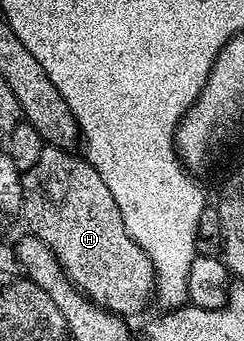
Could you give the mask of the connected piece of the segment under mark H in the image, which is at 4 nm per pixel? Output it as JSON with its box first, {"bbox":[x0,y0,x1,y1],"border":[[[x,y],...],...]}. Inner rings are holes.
{"bbox":[20,146,156,318],"border":[[[53,146],[43,147],[40,159],[37,160],[36,166],[32,166],[27,172],[22,173],[22,210],[20,213],[21,219],[26,219],[26,224],[31,233],[39,236],[45,244],[50,247],[52,254],[56,254],[56,258],[60,262],[60,266],[66,272],[66,277],[71,280],[74,287],[86,296],[89,300],[99,304],[101,308],[105,308],[107,312],[114,313],[115,316],[123,318],[131,318],[137,312],[142,312],[146,308],[146,303],[152,300],[156,292],[156,281],[154,278],[154,267],[152,262],[144,250],[140,250],[140,246],[136,246],[136,242],[128,234],[128,230],[124,230],[124,218],[120,218],[120,206],[116,206],[116,198],[112,198],[112,190],[108,190],[108,186],[104,186],[104,178],[100,178],[100,174],[90,164],[89,160],[81,155],[73,156],[73,151],[65,148],[55,148]]]}

